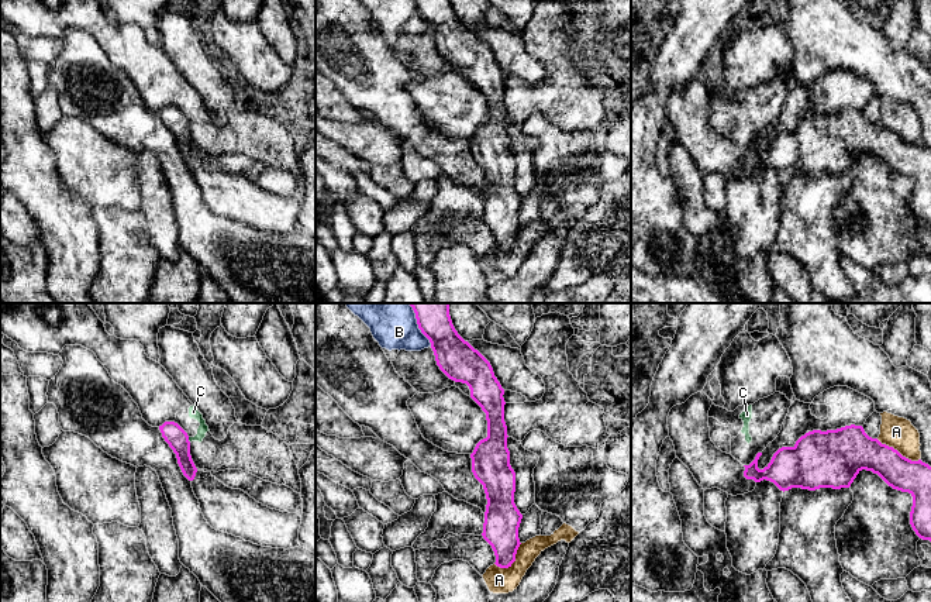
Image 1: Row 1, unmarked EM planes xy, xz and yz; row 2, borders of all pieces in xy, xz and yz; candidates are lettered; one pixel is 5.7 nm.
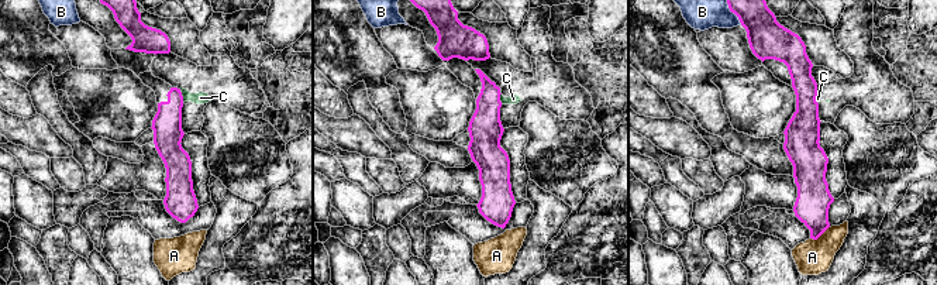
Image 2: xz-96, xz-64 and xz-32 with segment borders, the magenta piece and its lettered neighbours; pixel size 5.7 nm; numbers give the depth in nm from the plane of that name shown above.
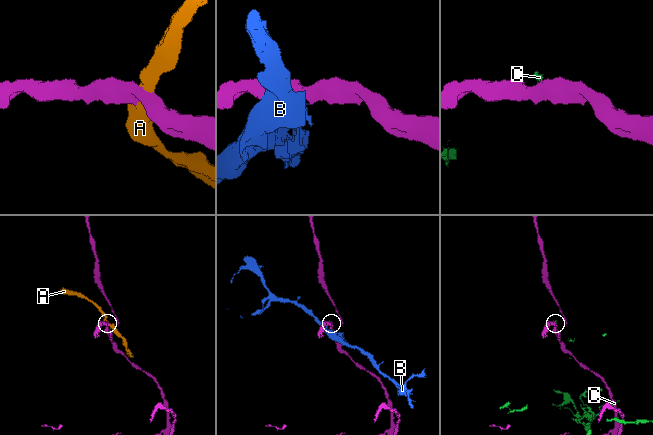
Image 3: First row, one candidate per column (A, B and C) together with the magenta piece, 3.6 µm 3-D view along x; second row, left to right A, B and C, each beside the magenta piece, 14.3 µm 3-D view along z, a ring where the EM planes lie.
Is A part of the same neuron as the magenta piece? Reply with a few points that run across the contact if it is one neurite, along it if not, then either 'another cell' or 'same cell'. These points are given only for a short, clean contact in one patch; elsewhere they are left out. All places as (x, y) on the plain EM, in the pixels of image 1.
line yz (876, 123), (892, 130), (903, 140), (919, 144); another cell

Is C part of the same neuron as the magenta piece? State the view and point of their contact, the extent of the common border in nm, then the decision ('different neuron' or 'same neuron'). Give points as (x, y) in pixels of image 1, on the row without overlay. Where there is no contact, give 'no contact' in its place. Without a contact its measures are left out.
meets magenta in xy at (188, 124); contact 40 nm long; different neuron

